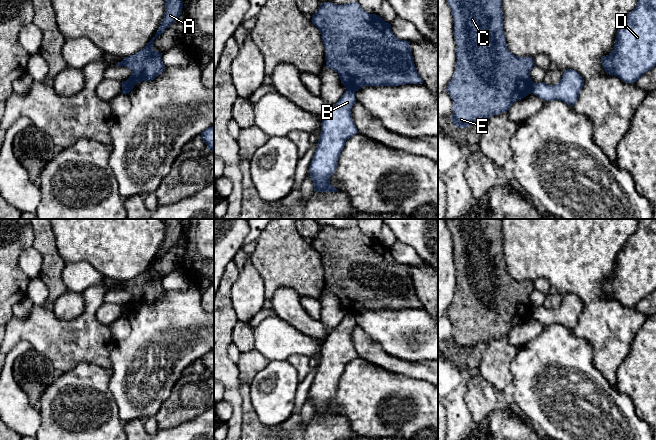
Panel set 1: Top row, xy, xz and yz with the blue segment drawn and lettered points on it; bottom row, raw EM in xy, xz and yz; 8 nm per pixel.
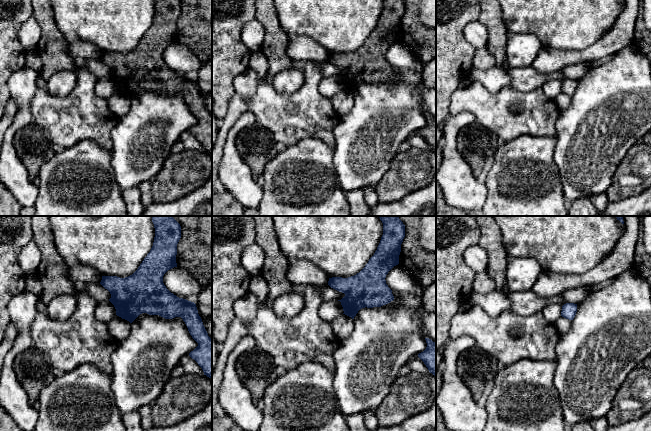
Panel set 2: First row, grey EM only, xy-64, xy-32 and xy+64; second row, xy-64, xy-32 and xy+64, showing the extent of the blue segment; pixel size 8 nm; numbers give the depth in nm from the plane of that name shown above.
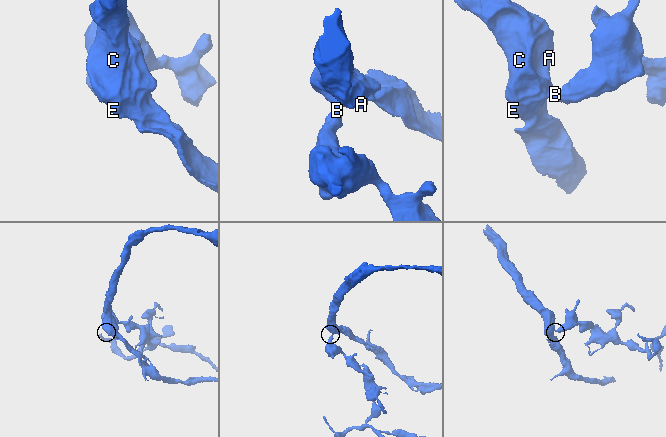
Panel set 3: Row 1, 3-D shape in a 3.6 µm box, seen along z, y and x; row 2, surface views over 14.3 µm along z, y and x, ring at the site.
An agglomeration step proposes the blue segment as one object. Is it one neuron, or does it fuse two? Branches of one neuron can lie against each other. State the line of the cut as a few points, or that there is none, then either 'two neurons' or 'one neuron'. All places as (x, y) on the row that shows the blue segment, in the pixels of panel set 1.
cut in yz along (535, 83), (531, 92); two neurons

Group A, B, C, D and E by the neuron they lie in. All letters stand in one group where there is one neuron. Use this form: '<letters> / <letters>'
A C E / B D

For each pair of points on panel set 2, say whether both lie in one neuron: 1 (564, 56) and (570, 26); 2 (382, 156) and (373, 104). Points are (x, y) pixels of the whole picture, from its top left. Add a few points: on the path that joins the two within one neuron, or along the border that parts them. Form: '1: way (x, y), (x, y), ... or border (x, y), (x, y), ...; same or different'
1: border (588, 46), (572, 50), (543, 48); different
2: way (375, 143), (375, 117); same

